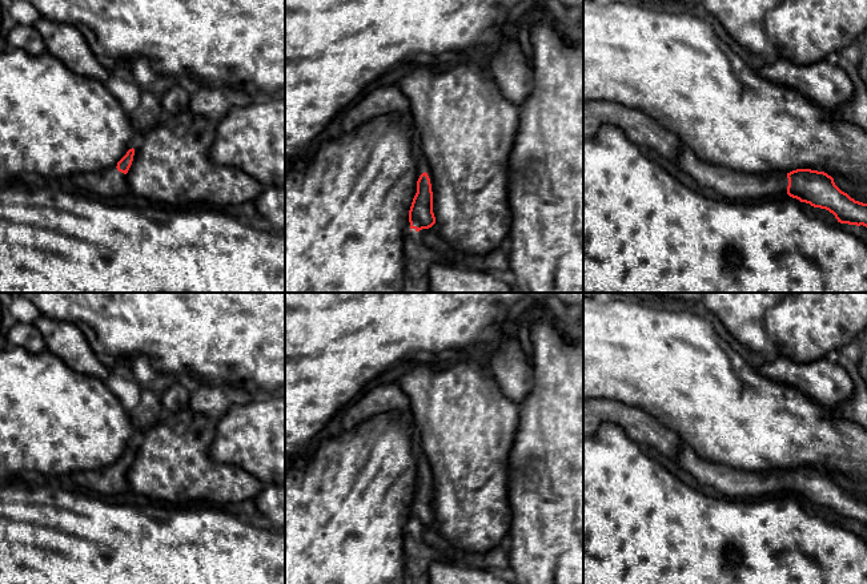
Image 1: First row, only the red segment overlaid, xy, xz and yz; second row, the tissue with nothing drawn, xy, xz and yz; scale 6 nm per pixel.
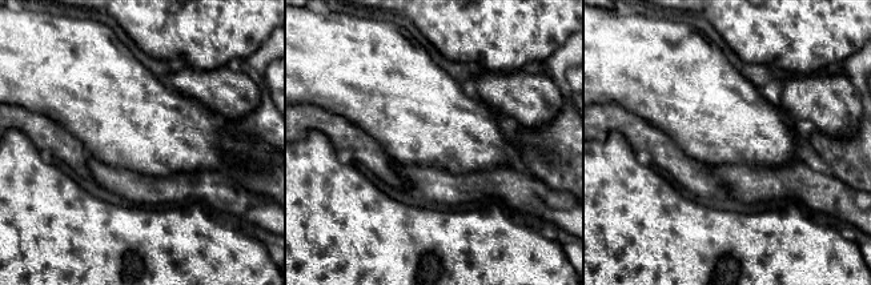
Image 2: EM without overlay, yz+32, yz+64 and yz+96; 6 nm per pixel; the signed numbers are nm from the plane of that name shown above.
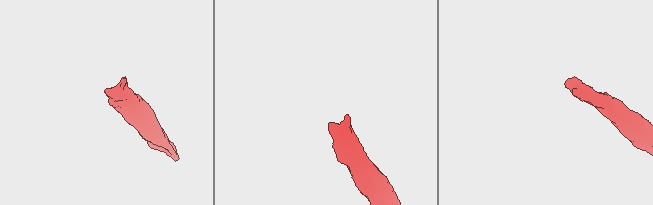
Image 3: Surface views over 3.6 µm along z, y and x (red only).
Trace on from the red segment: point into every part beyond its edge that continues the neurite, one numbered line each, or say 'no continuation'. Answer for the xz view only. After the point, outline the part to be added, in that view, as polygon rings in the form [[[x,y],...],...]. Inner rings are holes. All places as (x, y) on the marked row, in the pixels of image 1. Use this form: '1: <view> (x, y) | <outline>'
1: xz (418, 156) | [[[412,130],[410,133],[412,138],[413,138],[413,148],[414,148],[414,158],[420,166],[421,174],[426,172],[426,162],[425,162],[425,157],[422,154],[422,150],[420,148],[420,141],[418,141],[418,136],[414,133],[414,130]]]

